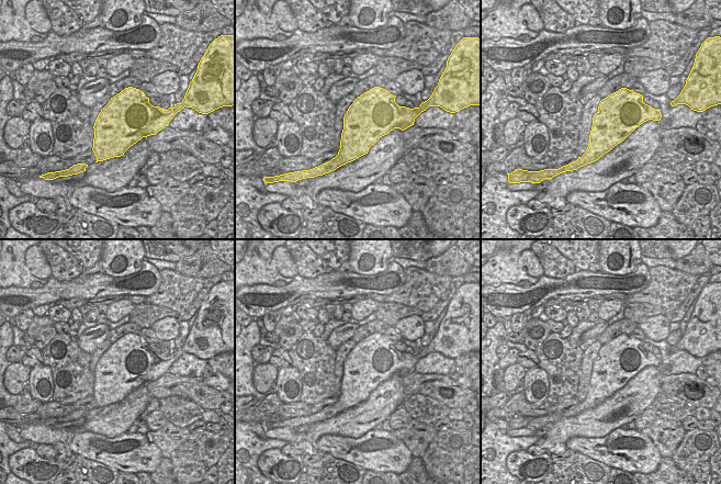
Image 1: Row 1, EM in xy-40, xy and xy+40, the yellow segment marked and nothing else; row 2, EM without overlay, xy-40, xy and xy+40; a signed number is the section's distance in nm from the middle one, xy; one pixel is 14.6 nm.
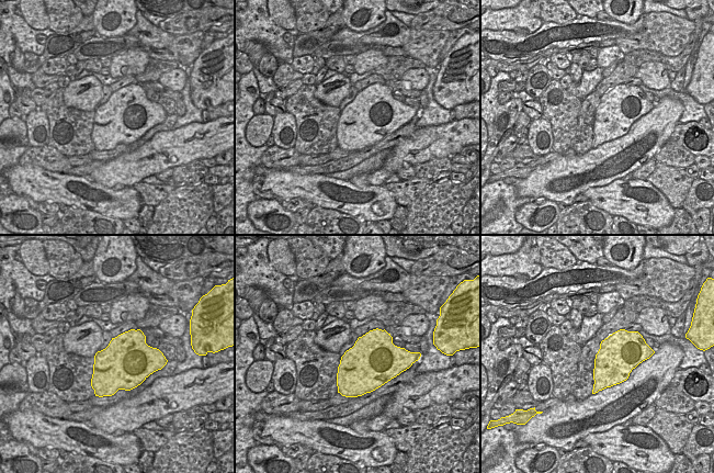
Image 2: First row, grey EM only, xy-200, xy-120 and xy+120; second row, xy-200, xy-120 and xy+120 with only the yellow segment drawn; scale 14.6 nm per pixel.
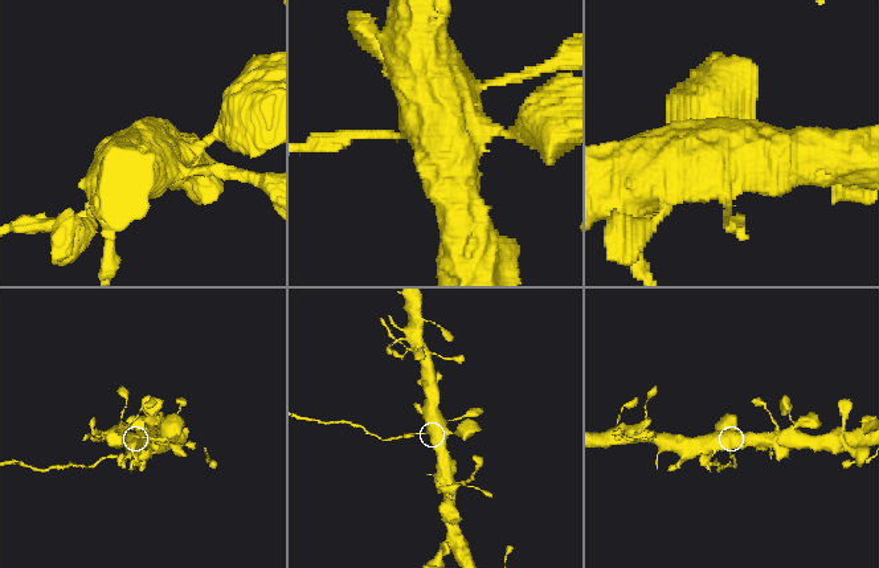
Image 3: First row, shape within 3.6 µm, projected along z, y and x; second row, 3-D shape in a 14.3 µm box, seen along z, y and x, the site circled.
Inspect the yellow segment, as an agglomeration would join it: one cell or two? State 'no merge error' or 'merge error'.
merge error

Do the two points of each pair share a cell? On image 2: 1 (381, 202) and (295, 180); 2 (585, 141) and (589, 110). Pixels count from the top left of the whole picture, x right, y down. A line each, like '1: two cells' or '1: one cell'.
1: one cell
2: one cell

